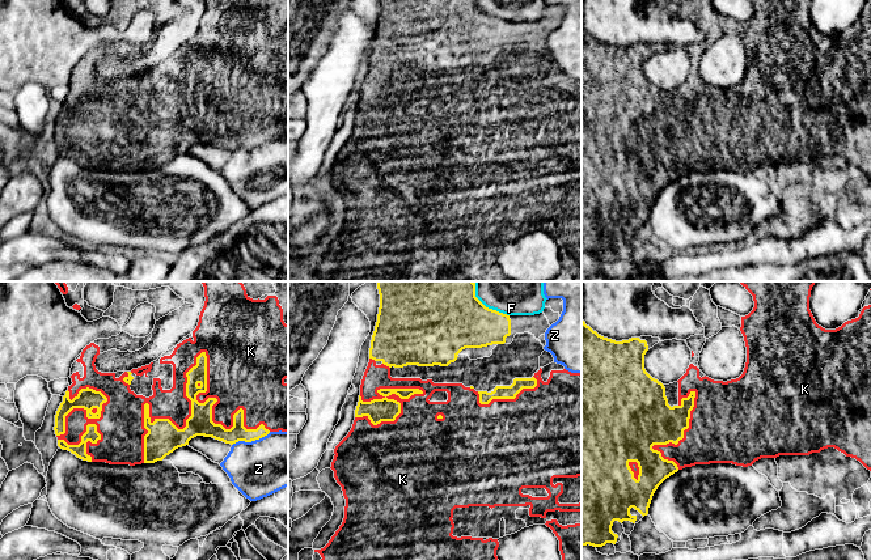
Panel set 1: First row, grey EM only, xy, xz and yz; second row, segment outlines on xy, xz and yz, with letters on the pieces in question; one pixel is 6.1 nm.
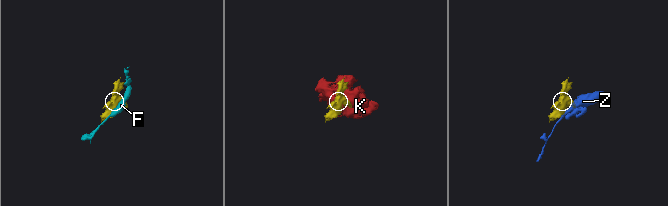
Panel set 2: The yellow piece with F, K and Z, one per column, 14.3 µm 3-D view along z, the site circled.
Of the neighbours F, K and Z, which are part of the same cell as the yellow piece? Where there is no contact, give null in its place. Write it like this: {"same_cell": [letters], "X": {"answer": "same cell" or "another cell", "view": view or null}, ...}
{"same_cell": ["K"], "F": {"answer": "another cell", "view": "xz"}, "K": {"answer": "same cell", "view": "xy"}, "Z": {"answer": "another cell", "view": "xy"}}

